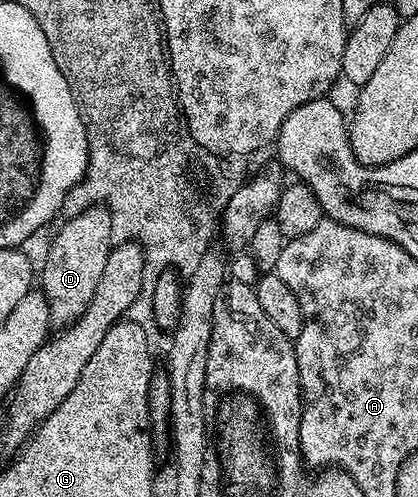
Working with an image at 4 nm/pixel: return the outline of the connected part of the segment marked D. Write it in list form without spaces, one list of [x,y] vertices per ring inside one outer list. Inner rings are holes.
[[[93,205],[82,214],[68,217],[66,221],[63,227],[55,230],[47,259],[41,263],[41,289],[47,297],[51,325],[55,328],[71,325],[81,316],[81,312],[85,312],[85,308],[89,308],[89,300],[93,300],[93,292],[97,292],[97,284],[101,284],[101,272],[105,272],[105,260],[109,260],[113,245],[111,214],[106,206]]]

